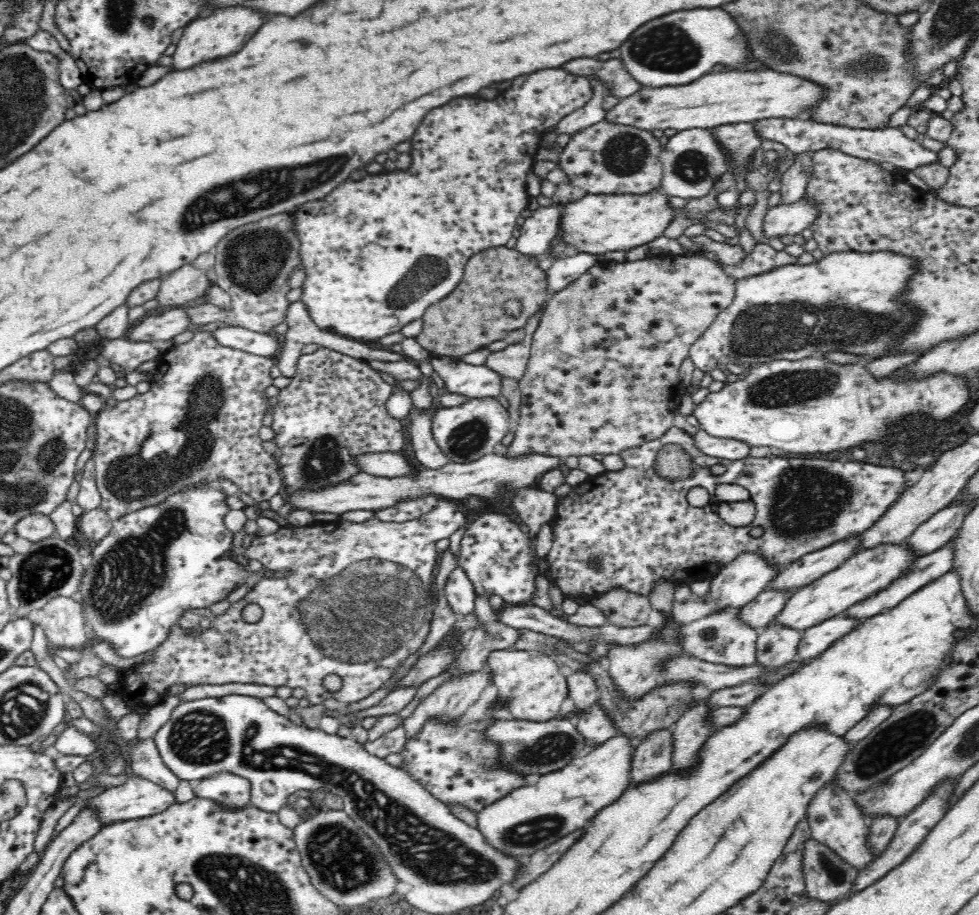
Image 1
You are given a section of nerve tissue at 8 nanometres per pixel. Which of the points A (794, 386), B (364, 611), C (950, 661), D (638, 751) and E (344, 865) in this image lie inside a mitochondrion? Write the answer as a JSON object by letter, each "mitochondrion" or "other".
{"A":"mitochondrion","B":"mitochondrion","C":"other","D":"other","E":"mitochondrion"}

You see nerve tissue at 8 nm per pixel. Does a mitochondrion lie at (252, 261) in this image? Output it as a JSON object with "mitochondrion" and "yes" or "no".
{"mitochondrion":"yes"}

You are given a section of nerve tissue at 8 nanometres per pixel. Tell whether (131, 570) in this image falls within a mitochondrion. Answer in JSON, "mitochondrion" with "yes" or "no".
{"mitochondrion":"yes"}

